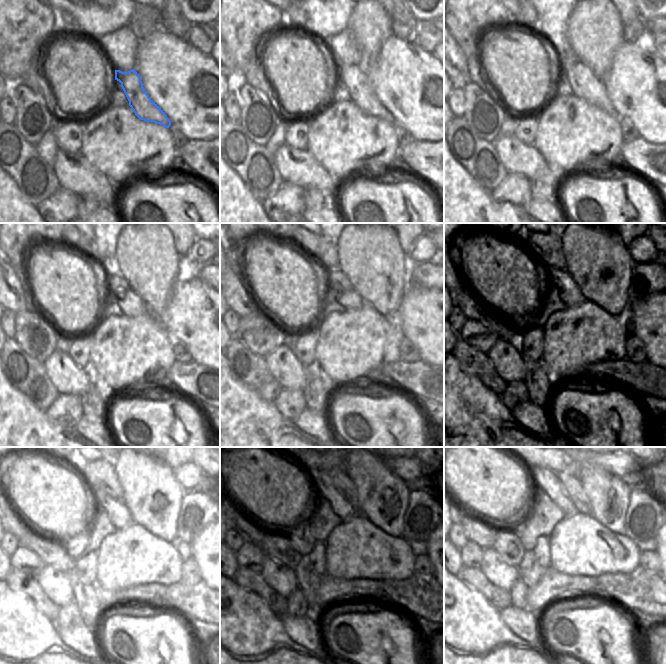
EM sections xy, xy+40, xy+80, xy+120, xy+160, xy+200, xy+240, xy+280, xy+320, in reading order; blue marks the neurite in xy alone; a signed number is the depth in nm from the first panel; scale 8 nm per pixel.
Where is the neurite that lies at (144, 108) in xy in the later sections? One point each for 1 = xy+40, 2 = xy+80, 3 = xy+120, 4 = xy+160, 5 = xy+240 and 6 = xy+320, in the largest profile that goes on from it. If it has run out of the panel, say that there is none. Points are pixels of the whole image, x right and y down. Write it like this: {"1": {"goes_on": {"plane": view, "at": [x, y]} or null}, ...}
{"1": {"goes_on": {"plane": "xy+40", "at": [359, 86]}}, "2": {"goes_on": {"plane": "xy+80", "at": [584, 84]}}, "3": {"goes_on": {"plane": "xy+120", "at": [131, 304]}}, "4": {"goes_on": {"plane": "xy+160", "at": [345, 293]}}, "5": {"goes_on": {"plane": "xy+240", "at": [119, 515]}}, "6": {"goes_on": {"plane": "xy+320", "at": [548, 479]}}}

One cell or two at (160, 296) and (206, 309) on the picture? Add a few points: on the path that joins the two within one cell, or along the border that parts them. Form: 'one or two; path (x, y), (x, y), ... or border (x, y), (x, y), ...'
two; border (176, 279), (171, 298), (158, 317)

